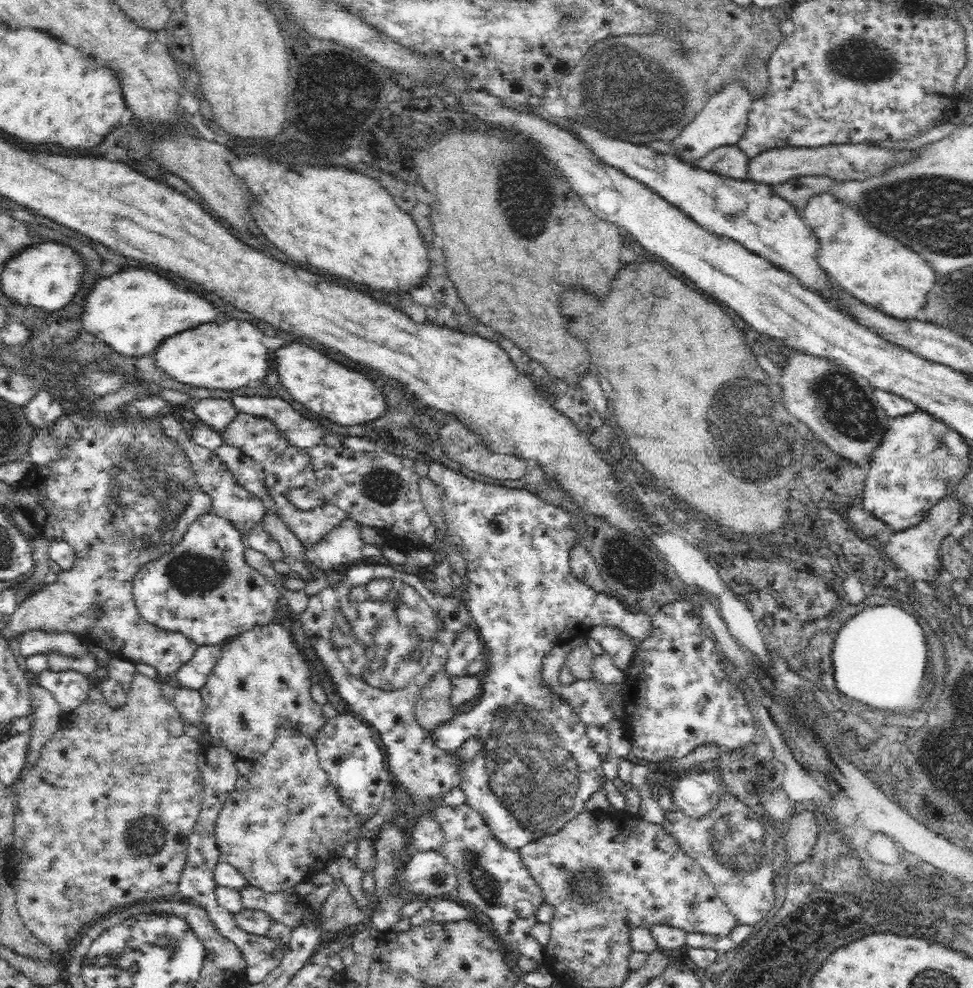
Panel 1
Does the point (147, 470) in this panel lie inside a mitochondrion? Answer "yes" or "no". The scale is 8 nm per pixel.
yes

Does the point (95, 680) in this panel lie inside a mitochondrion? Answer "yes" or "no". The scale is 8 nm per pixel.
no

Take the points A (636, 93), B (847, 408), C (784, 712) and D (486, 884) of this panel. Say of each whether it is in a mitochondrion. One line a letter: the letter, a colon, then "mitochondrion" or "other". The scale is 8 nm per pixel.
A: mitochondrion
B: mitochondrion
C: mitochondrion
D: mitochondrion

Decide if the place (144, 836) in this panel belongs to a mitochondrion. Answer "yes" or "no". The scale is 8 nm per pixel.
yes

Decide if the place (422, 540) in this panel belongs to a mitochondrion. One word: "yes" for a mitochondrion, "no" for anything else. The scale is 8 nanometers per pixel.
no

